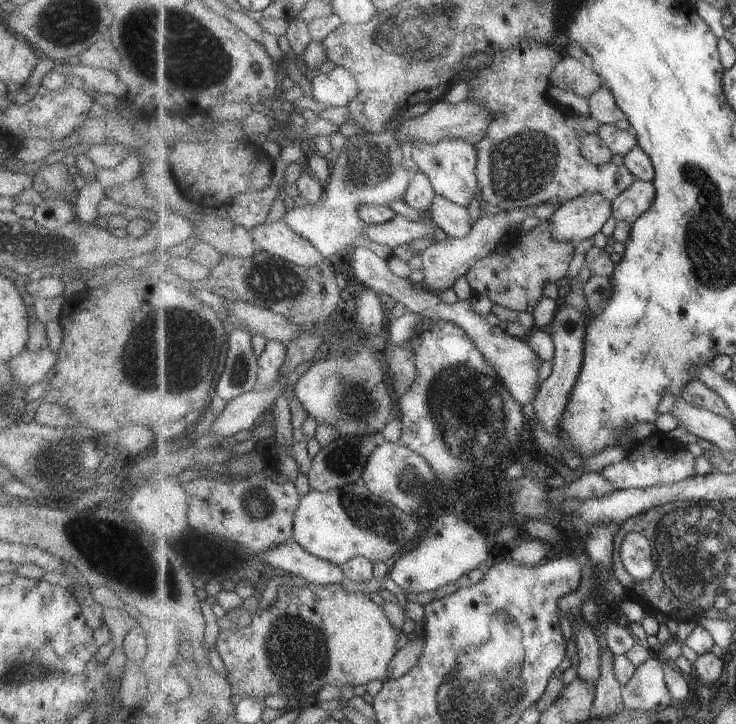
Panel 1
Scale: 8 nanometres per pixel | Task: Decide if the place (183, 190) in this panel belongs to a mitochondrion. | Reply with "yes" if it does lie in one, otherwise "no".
no

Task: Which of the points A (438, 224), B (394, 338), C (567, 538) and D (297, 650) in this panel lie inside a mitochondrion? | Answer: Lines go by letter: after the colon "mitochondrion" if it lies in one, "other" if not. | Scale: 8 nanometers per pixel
A: other
B: other
C: other
D: mitochondrion

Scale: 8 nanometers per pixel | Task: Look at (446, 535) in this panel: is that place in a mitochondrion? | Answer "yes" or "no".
no

